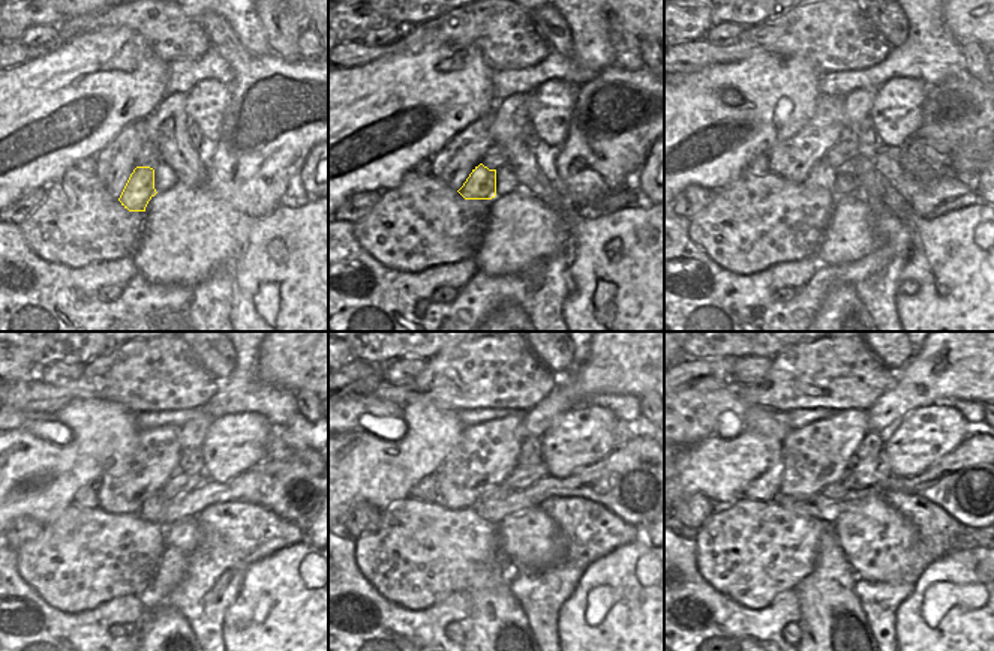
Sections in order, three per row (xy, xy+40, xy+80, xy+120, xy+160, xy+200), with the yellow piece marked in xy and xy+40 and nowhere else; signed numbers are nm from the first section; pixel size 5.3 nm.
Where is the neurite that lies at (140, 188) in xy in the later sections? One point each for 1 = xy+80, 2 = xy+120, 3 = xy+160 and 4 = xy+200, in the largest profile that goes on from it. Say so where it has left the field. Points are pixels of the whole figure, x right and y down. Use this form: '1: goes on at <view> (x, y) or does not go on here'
1: goes on at xy+80 (822, 174)
2: goes on at xy+120 (153, 507)
3: goes on at xy+160 (498, 492)
4: goes on at xy+200 (840, 489)

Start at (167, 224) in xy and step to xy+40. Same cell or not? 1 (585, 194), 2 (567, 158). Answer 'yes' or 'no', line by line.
1: yes
2: yes

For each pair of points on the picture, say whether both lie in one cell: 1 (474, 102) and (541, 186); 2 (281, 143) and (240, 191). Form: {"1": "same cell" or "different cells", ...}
{"1": "different cells", "2": "same cell"}

